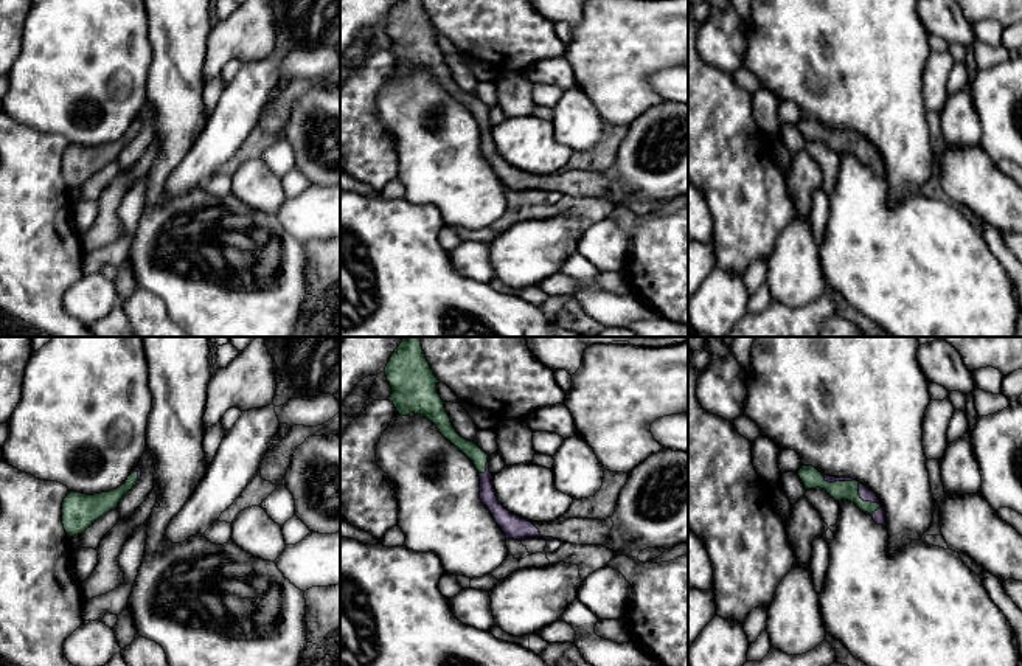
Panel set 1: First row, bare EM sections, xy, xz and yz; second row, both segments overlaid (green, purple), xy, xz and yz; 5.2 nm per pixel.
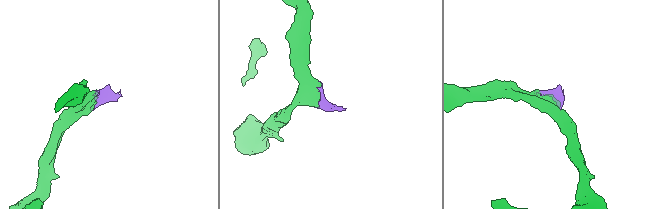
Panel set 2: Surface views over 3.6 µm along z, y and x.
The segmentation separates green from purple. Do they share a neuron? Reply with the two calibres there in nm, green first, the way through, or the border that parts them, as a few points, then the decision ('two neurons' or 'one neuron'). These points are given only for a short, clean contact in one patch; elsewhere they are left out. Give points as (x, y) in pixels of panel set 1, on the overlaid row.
100/70 nm | one neuron

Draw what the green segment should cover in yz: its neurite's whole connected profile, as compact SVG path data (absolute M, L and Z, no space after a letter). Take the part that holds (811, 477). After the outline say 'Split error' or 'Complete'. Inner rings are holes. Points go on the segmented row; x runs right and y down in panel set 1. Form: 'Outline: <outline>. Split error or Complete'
Outline: M801 466L798 477L805 489L825 489L836 501L848 500L860 511L870 514L878 525L885 525L885 511L873 491L846 477L828 477L812 466Z. Split error

